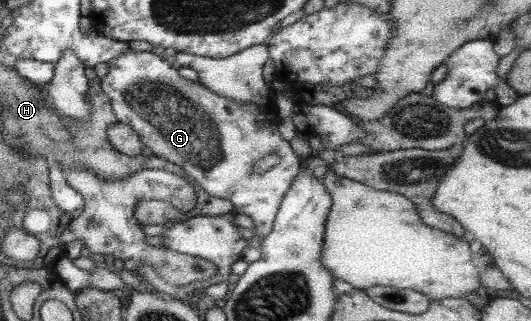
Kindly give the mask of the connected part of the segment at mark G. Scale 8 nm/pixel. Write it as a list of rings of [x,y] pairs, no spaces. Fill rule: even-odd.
[[[128,47],[121,55],[109,59],[107,73],[99,82],[103,92],[109,97],[116,121],[131,126],[139,142],[143,147],[149,148],[153,156],[178,165],[205,193],[229,201],[237,214],[243,213],[250,217],[253,235],[264,238],[271,231],[279,204],[304,161],[283,141],[277,130],[277,123],[267,120],[257,122],[255,104],[241,104],[207,90],[197,81],[186,81],[178,75],[176,66],[169,58],[161,58],[149,51],[135,51]],[[269,152],[279,154],[279,163],[273,165],[269,171],[254,173],[253,163]]]

